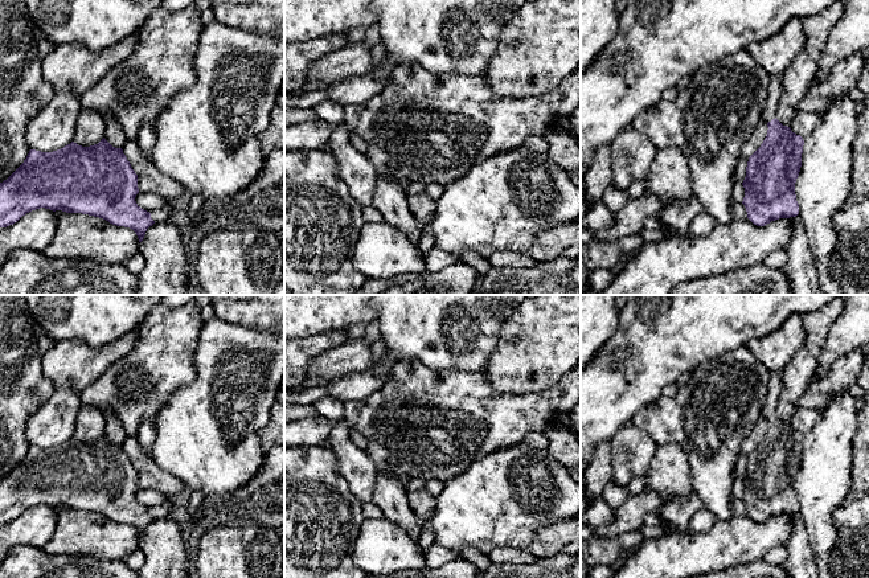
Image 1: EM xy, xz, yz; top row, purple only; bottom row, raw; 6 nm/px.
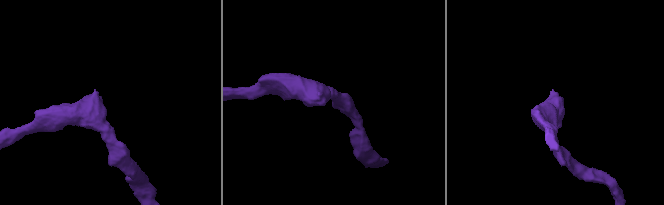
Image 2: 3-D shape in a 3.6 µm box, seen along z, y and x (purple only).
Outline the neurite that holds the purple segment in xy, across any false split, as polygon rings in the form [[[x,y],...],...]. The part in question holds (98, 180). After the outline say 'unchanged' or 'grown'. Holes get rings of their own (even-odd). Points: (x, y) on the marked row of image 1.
[[[104,138],[90,147],[71,142],[53,152],[30,149],[24,163],[0,183],[0,227],[13,225],[26,213],[45,208],[89,214],[116,226],[130,227],[142,242],[155,221],[149,212],[136,204],[138,193],[138,175],[123,149],[112,147]]]; unchanged

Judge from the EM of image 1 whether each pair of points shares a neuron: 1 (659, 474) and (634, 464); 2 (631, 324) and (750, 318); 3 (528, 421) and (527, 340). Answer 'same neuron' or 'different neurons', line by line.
1: different neurons
2: same neuron
3: different neurons

